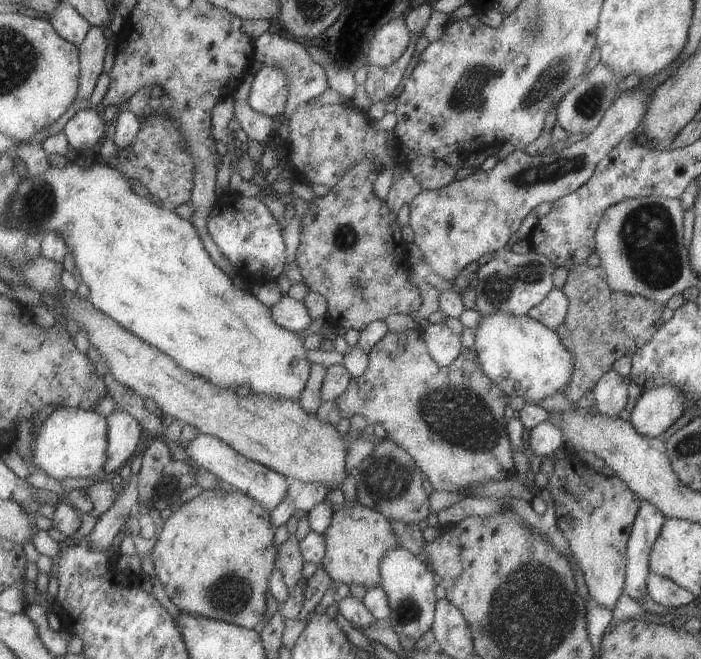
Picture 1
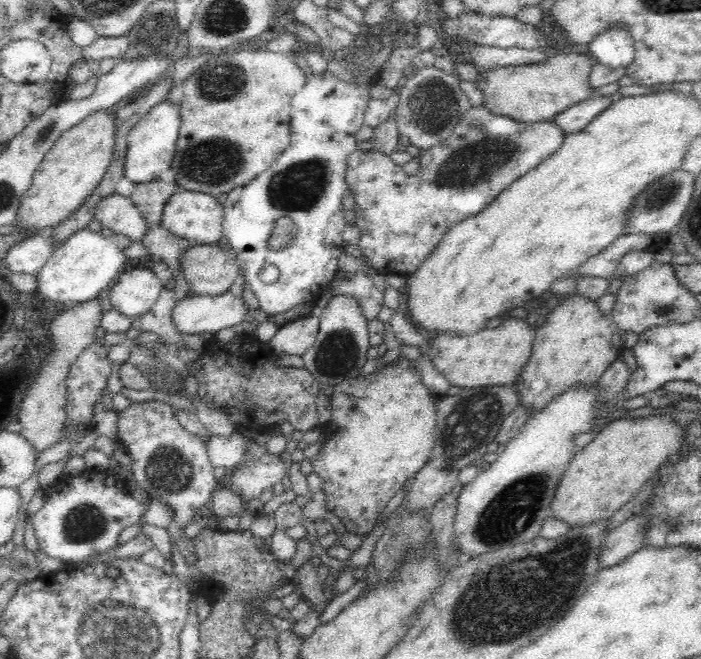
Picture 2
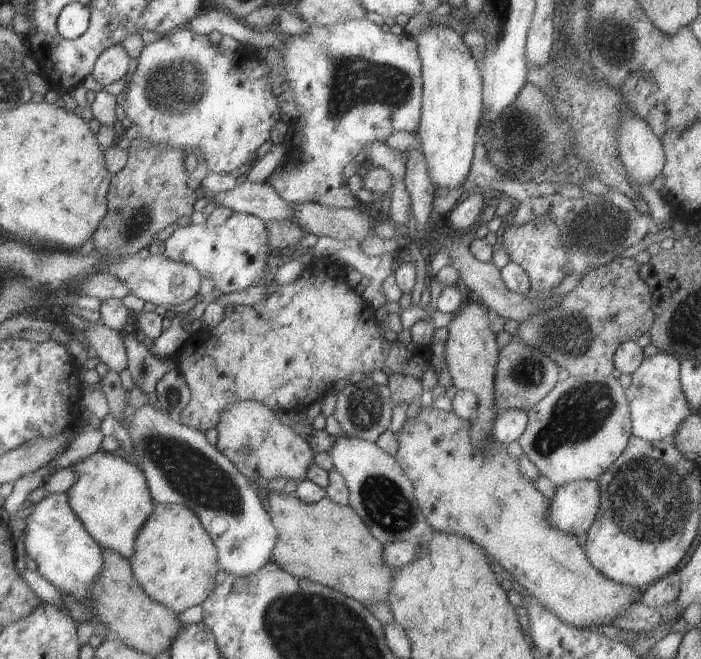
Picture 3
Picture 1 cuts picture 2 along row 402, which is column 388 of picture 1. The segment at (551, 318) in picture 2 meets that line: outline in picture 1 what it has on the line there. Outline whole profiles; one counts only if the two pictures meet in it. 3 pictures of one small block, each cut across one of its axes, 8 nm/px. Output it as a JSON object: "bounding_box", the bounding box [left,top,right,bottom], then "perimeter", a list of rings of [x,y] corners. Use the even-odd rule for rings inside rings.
{"bounding_box":[322,502,398,589],"perimeter":[[[360,502],[335,506],[330,526],[323,532],[326,554],[322,564],[333,581],[364,584],[368,589],[380,584],[380,563],[388,549],[398,545],[391,522],[381,512]]]}

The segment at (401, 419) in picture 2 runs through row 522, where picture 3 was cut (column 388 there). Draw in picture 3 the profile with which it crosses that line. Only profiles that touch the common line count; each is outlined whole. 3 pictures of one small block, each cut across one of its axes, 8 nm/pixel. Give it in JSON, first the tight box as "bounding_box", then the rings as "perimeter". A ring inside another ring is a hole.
{"bounding_box":[176,257,430,433],"perimeter":[[[329,257],[314,258],[312,266],[308,265],[302,274],[287,284],[279,284],[274,279],[266,286],[266,297],[253,306],[225,306],[224,318],[208,332],[193,334],[192,330],[190,340],[182,345],[176,357],[178,368],[191,390],[191,399],[179,416],[185,425],[203,433],[215,428],[223,410],[236,401],[257,400],[277,413],[302,412],[313,402],[321,400],[323,393],[340,378],[358,383],[370,376],[373,370],[383,370],[388,376],[402,373],[420,378],[430,364],[429,347],[414,342],[404,345],[398,341],[386,341],[381,323],[374,312],[366,308],[363,296],[348,283],[348,279],[342,280],[346,278],[348,266],[340,268],[338,264],[326,262],[330,262]]]}

